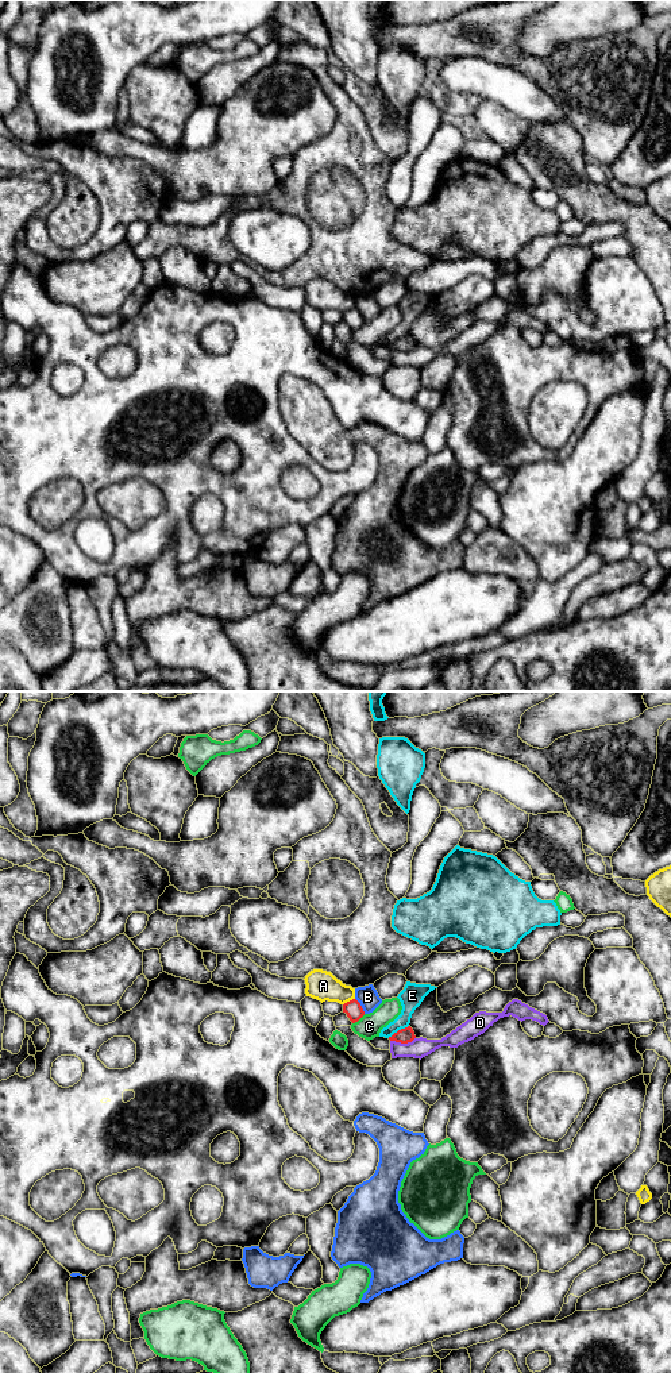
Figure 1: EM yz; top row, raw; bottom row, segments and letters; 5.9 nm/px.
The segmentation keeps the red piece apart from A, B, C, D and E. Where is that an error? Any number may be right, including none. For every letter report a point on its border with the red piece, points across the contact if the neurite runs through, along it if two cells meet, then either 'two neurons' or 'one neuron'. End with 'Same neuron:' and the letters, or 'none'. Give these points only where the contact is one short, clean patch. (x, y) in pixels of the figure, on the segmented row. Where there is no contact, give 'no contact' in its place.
A: yz (350, 1001) | along yz (354, 998), (343, 1005) | two neurons
B: yz (361, 1006) | two neurons
C: yz (358, 1019) | two neurons
D: yz (403, 1042) | along yz (415, 1037), (407, 1042), (390, 1041) | two neurons
E: yz (398, 1030) | two neurons
Same neuron: none

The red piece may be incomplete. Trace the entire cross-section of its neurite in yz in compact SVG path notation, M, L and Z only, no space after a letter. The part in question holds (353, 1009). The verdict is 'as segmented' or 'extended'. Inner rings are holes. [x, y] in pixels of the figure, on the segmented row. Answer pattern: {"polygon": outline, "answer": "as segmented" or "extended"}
{"polygon": "M352 999L347 1003L344 1003L343 1004L343 1013L347 1014L347 1017L350 1018L350 1021L352 1023L358 1022L365 1015L363 1008L356 999Z", "answer": "as segmented"}

